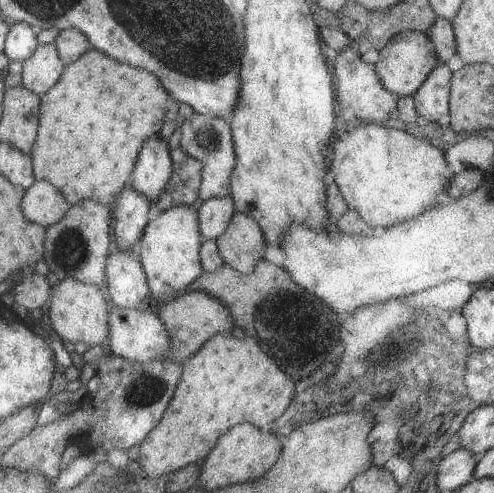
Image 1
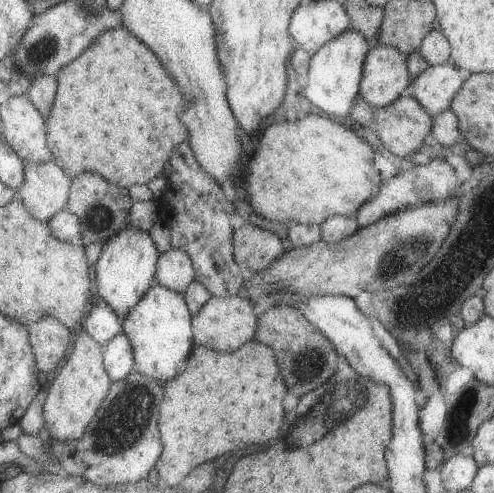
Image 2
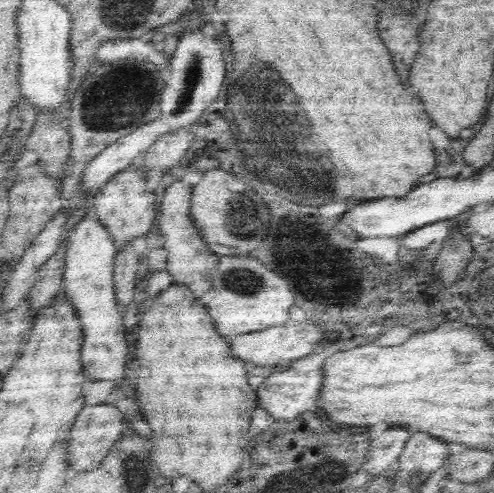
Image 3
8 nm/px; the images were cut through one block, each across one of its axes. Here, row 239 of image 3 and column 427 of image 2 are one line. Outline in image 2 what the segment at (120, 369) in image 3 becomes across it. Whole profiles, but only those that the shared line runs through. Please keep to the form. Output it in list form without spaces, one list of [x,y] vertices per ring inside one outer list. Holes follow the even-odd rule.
[[[443,64],[423,70],[417,78],[411,78],[403,96],[415,98],[425,112],[437,116],[451,108],[451,100],[461,90],[461,84],[471,76],[471,72],[455,68],[453,64]]]

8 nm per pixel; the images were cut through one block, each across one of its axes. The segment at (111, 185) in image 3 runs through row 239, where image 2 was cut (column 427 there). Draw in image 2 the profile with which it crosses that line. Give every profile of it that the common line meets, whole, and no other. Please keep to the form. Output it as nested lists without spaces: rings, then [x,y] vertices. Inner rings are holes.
[[[401,94],[393,104],[385,106],[385,108],[379,108],[373,114],[371,128],[377,134],[377,138],[381,140],[383,148],[387,148],[387,152],[407,160],[407,156],[413,156],[415,152],[425,148],[423,140],[425,140],[425,136],[429,136],[431,124],[433,124],[433,116],[429,112],[425,112],[425,108],[415,98],[409,98],[409,96]]]

